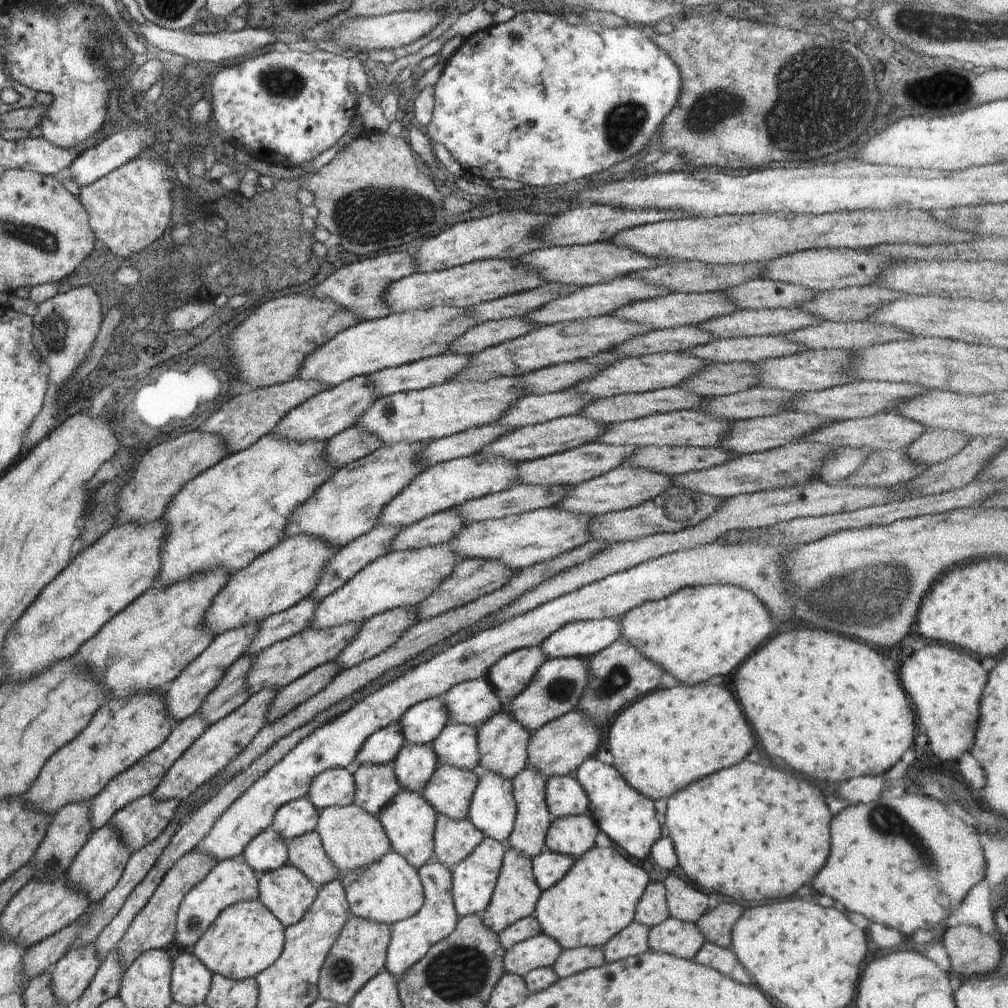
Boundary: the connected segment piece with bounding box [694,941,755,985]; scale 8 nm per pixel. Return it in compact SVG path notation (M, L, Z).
M705 941L694 960L698 964L714 968L714 970L740 982L740 984L755 985L754 979L737 959L732 949L722 948L718 944Z

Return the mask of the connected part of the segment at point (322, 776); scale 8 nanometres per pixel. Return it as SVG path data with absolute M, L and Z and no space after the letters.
M328 769L317 774L310 784L308 798L316 810L354 803L355 780L347 769Z

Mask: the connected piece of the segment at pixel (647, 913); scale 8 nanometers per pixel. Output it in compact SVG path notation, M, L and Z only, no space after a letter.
M650 881L637 904L634 921L651 929L668 917L665 886L659 881Z

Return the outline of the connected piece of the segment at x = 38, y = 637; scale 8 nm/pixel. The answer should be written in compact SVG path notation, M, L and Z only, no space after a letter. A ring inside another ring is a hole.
M155 521L152 523L127 523L126 525L114 526L107 534L104 534L93 546L90 546L85 552L80 555L76 555L76 558L72 560L69 566L59 575L55 580L48 583L43 588L42 594L38 596L34 603L27 608L27 612L23 615L23 618L11 629L11 632L7 636L7 642L5 643L4 660L11 666L10 679L14 682L20 682L20 680L30 680L32 676L40 674L40 672L47 671L52 664L58 663L60 660L71 659L79 649L87 642L88 639L94 638L102 630L104 626L112 619L115 618L119 612L126 610L128 606L135 602L139 596L146 594L153 586L157 584L159 576L159 569L161 568L161 544L163 543L163 537L167 534L167 525L162 521Z

